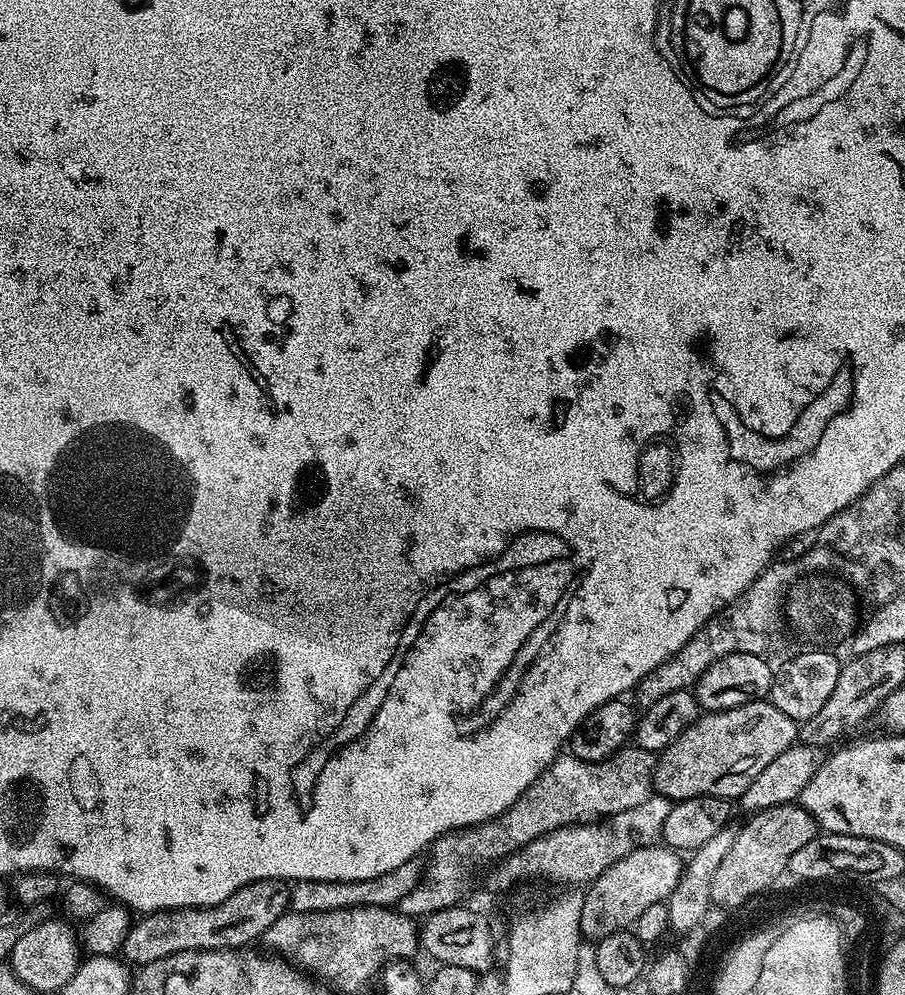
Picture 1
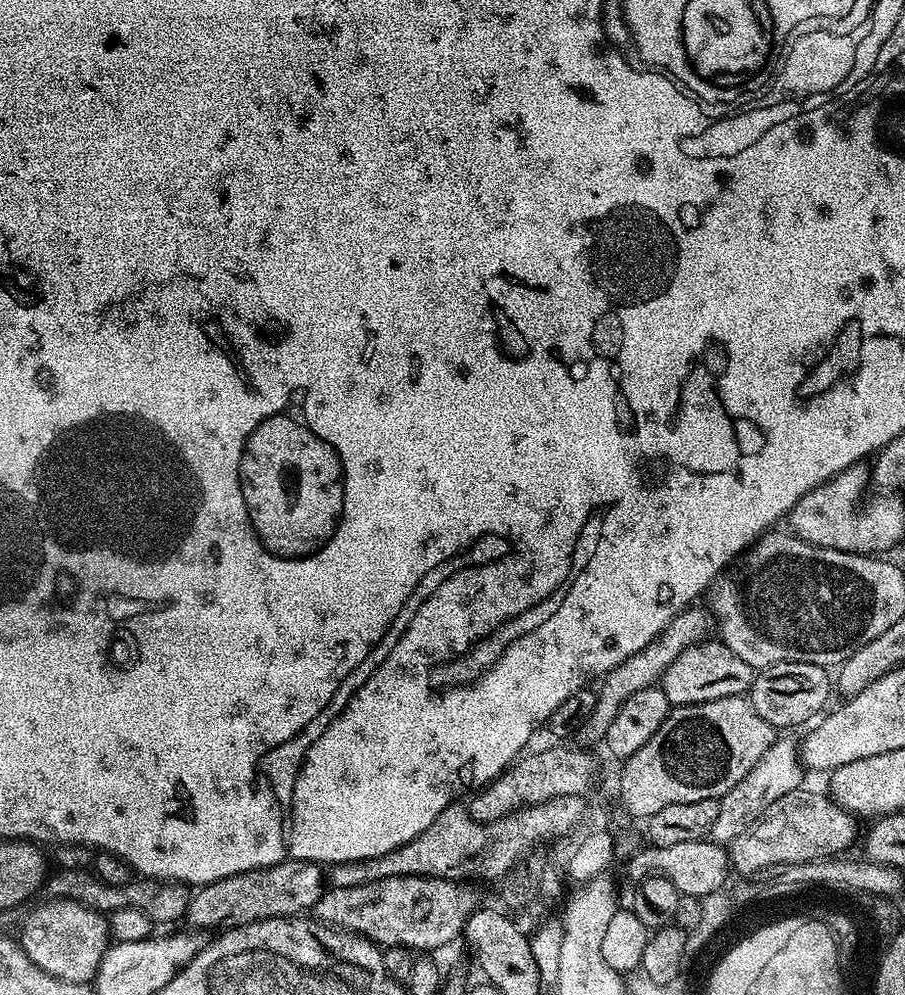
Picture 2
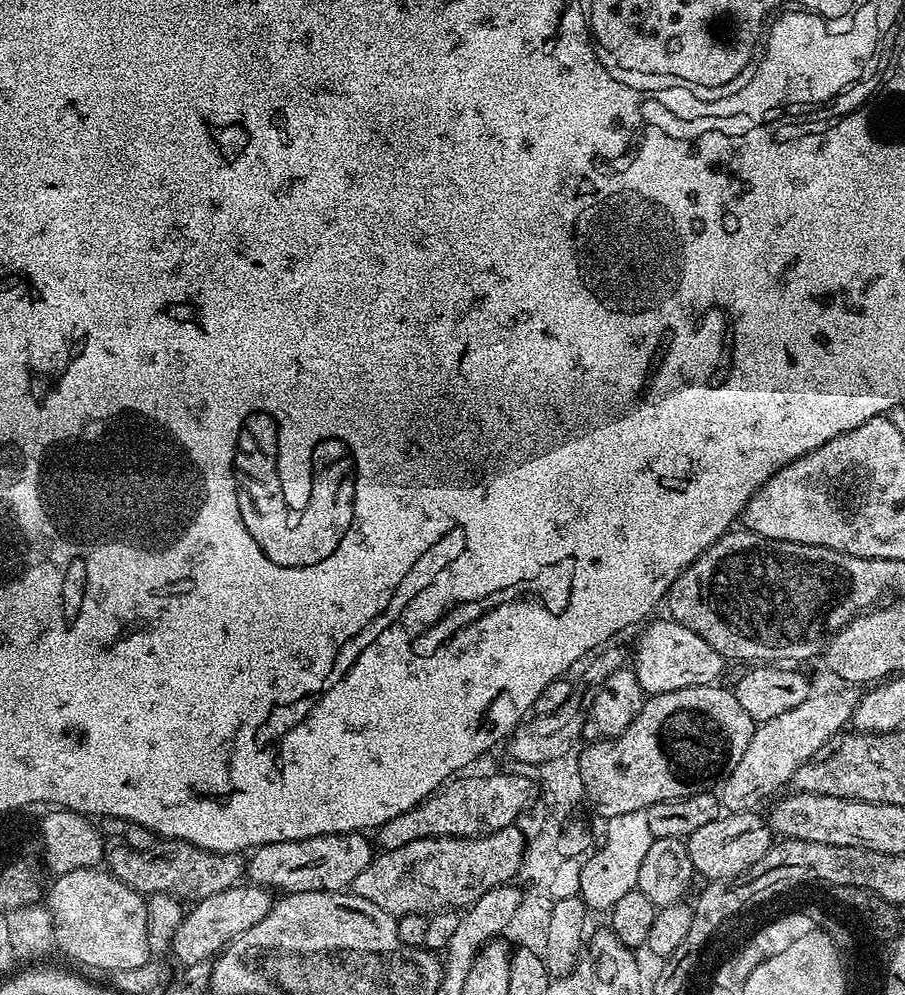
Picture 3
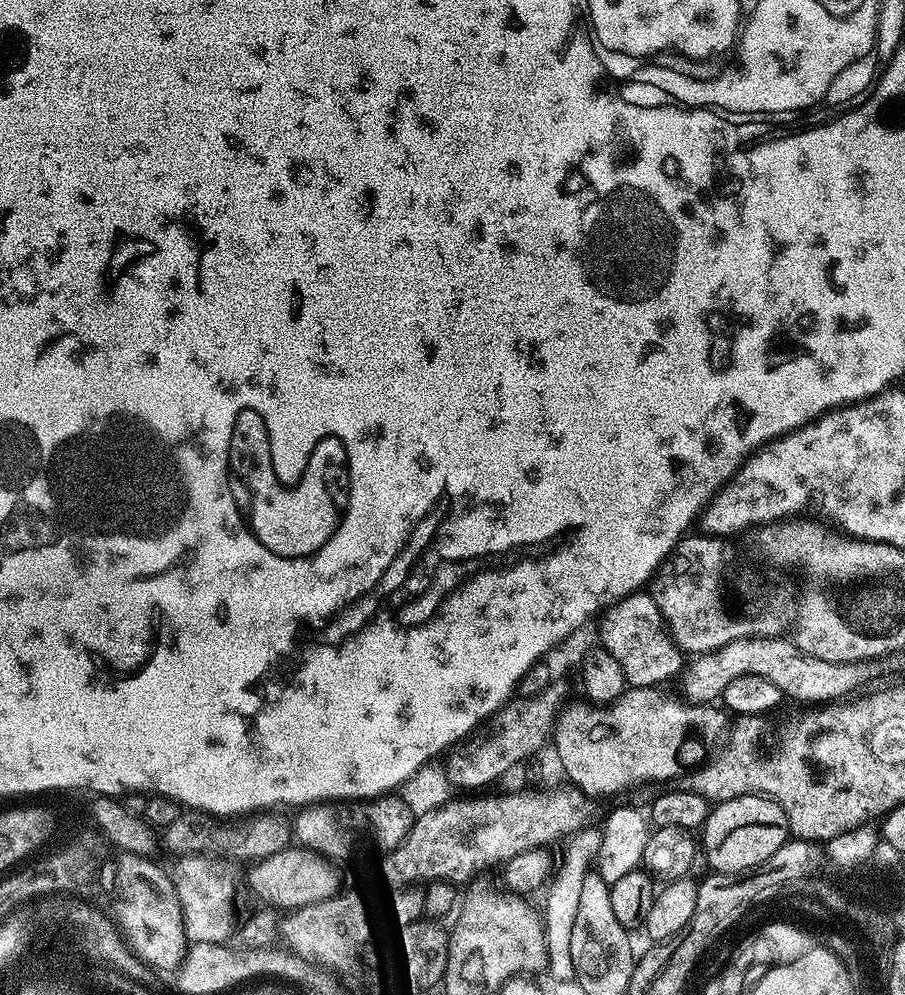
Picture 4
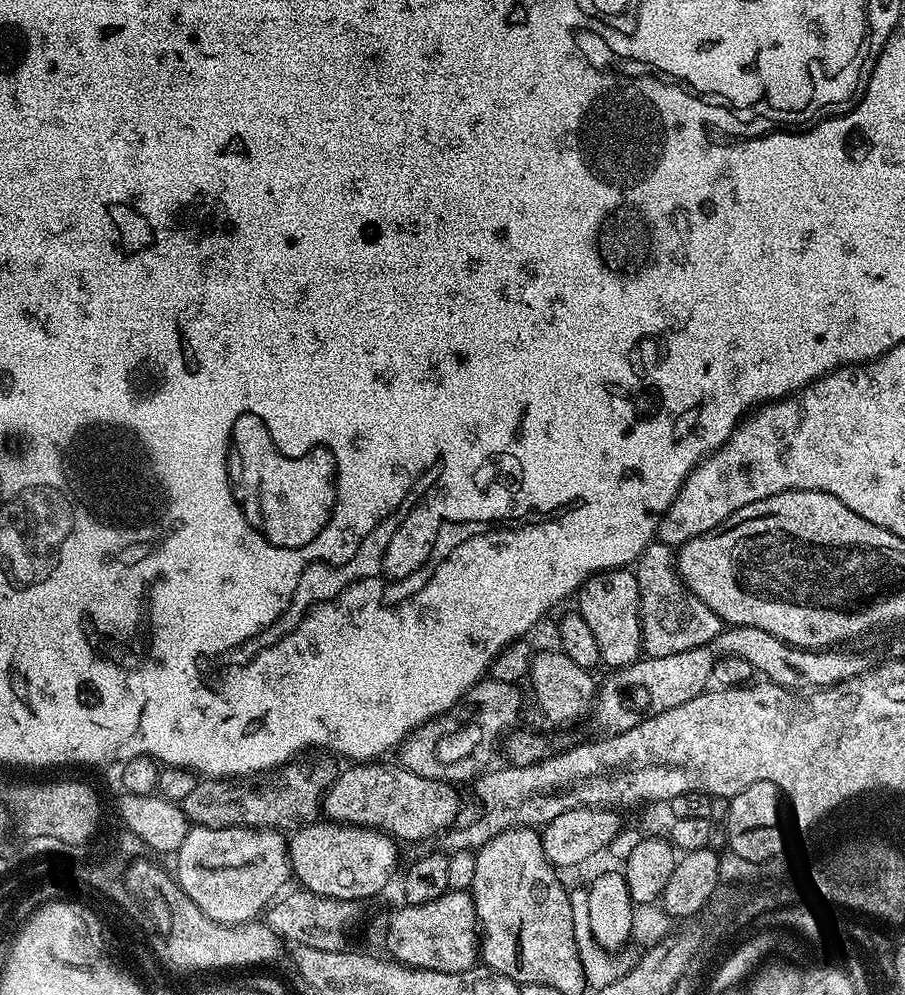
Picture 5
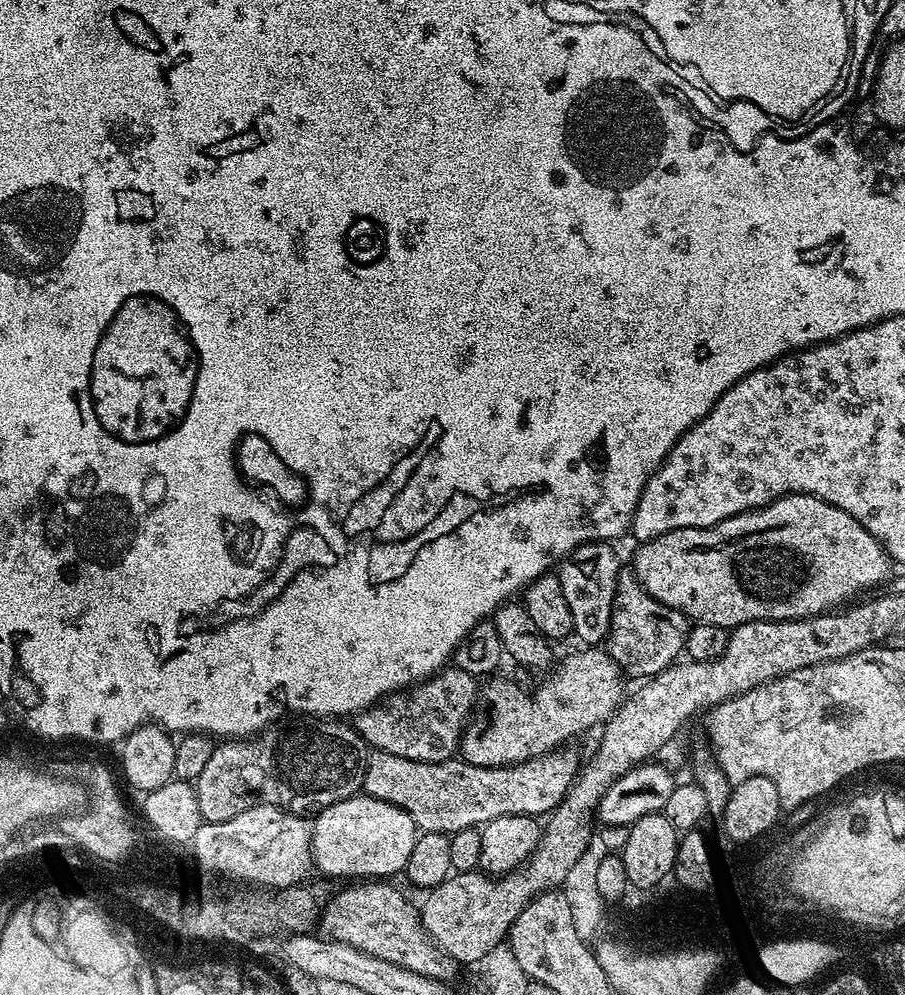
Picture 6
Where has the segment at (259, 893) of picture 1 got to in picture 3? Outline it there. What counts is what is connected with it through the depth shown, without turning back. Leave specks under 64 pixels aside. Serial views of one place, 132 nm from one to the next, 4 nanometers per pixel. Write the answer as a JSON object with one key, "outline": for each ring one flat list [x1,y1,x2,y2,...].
{"outline":[[339,832,305,840,287,840,251,849,246,860,246,876,253,884,281,888,279,891,284,894,343,892,351,889,354,878,366,870,373,855,373,841,362,832]]}

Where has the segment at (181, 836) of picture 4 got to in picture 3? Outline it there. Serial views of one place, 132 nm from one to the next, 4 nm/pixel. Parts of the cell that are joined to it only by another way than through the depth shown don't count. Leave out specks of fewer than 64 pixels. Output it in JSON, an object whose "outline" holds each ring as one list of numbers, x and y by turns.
{"outline":[[161,839,153,848,144,848,135,852,132,848,116,848,108,856,107,871,117,876,126,886,145,897,162,894,175,898,180,902,195,902,202,898,210,898,210,894,222,894,222,890,235,888,245,879,246,860,243,855,234,852,207,852,205,848,194,846,185,840]]}

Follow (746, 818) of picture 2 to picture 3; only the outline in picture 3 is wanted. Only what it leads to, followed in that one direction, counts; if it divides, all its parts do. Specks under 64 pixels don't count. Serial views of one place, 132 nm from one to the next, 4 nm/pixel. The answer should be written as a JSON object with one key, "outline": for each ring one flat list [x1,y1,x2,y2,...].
{"outline":[[819,692,792,710,786,710,775,718,761,721,746,751,731,774,720,786,721,807,733,812,757,809,762,800,791,781,794,773,832,736,839,735,851,721,855,699,844,692]]}

